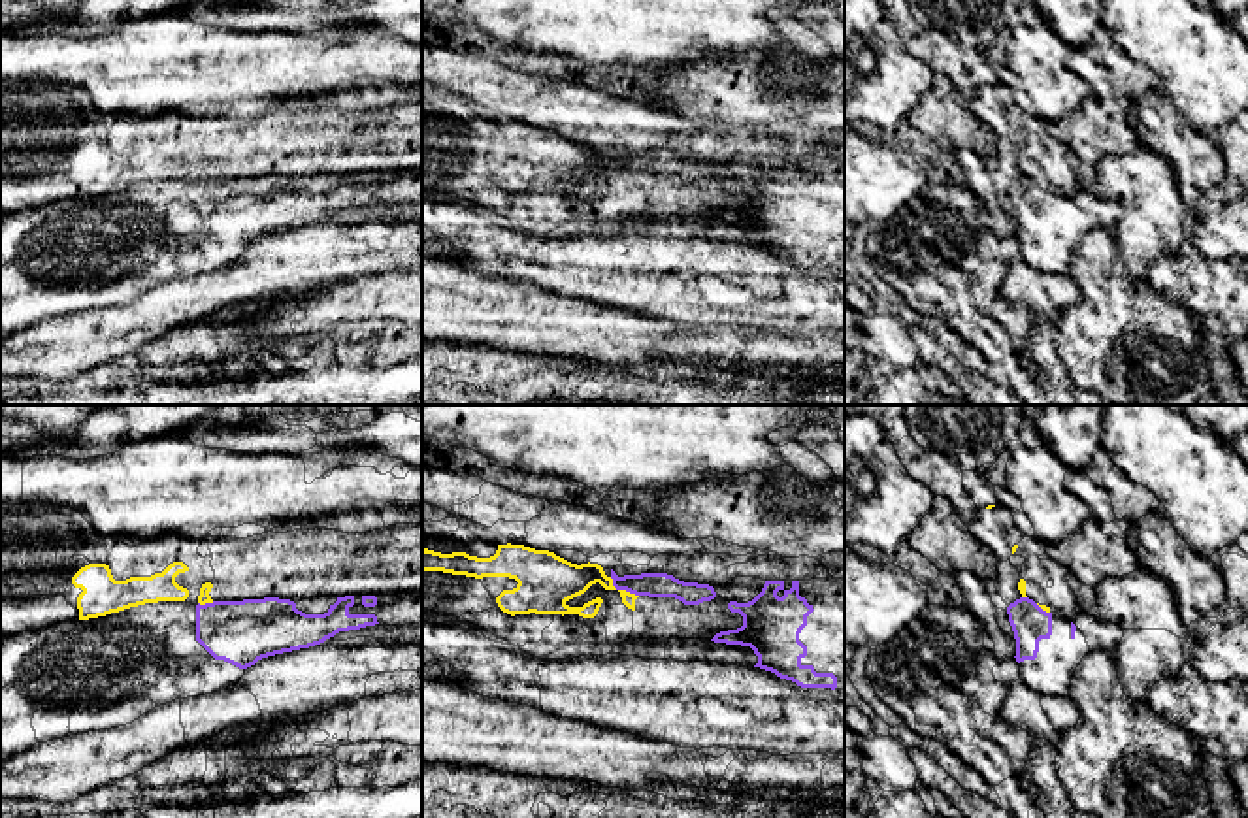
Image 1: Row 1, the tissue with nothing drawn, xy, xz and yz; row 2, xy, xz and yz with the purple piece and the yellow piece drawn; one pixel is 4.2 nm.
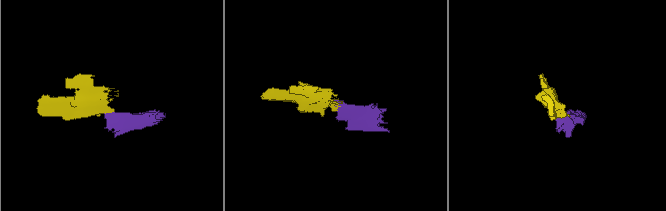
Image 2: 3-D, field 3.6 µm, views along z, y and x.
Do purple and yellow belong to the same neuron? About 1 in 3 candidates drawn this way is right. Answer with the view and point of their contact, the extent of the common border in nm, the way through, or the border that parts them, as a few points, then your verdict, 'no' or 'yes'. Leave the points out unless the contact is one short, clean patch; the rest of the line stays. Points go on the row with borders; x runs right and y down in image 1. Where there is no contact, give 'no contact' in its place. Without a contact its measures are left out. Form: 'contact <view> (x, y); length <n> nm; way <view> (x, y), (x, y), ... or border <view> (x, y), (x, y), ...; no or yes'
contact xz (623, 588); length 150 nm; border xz (609, 577), (617, 588), (638, 596); no

